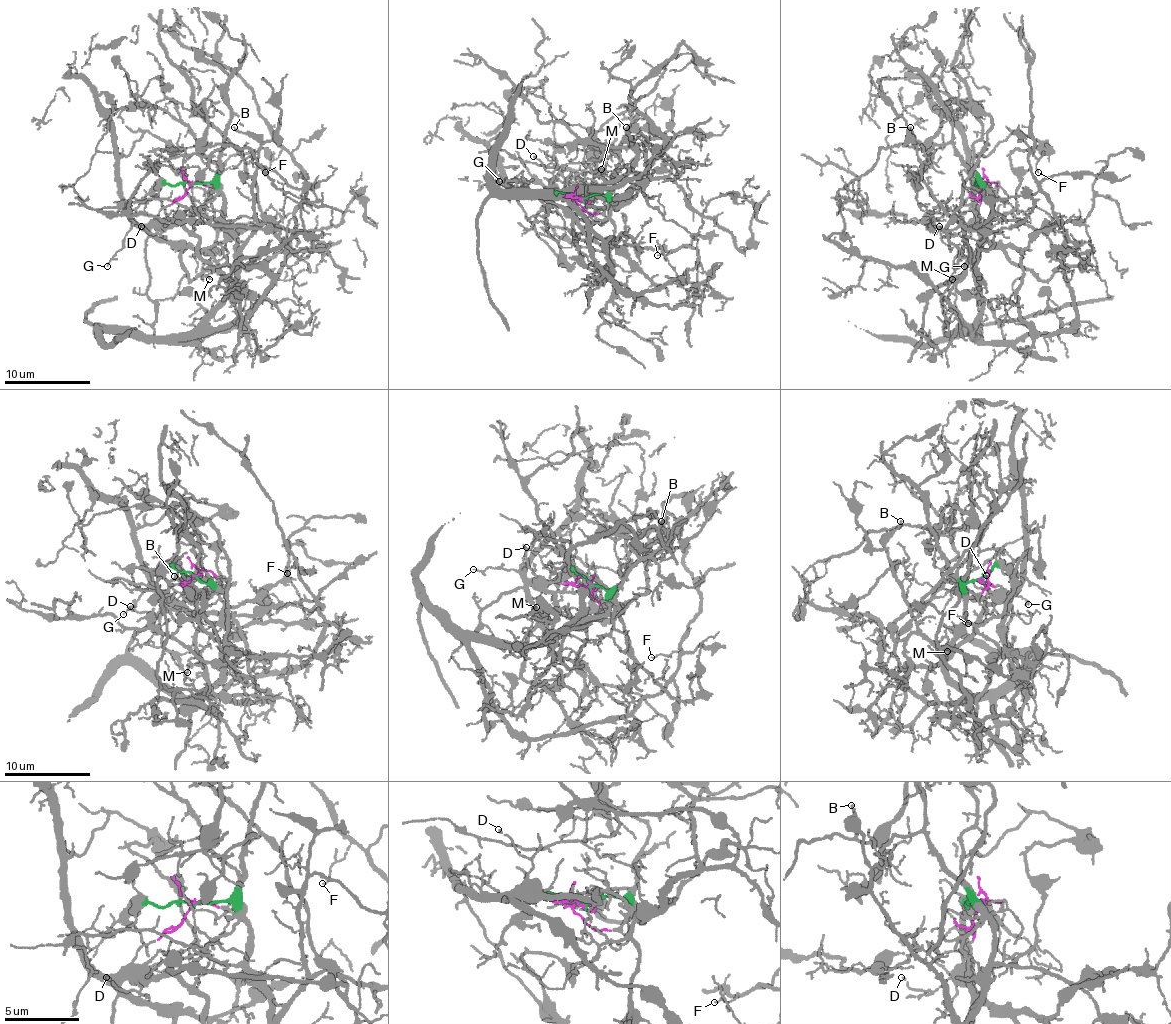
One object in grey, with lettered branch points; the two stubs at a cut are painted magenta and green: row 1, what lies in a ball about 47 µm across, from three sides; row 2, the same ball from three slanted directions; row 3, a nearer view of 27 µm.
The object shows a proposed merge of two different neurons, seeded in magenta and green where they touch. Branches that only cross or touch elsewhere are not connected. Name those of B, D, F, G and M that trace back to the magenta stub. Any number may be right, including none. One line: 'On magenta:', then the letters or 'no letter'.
On magenta: D, G, M

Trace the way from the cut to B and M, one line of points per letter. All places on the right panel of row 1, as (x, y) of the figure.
B: (981, 183), (977, 183), (990, 194), (990, 226), (981, 244), (973, 250), (960, 226), (927, 185), (910, 127)
M: (981, 183), (977, 207), (977, 252), (966, 270), (951, 278)

